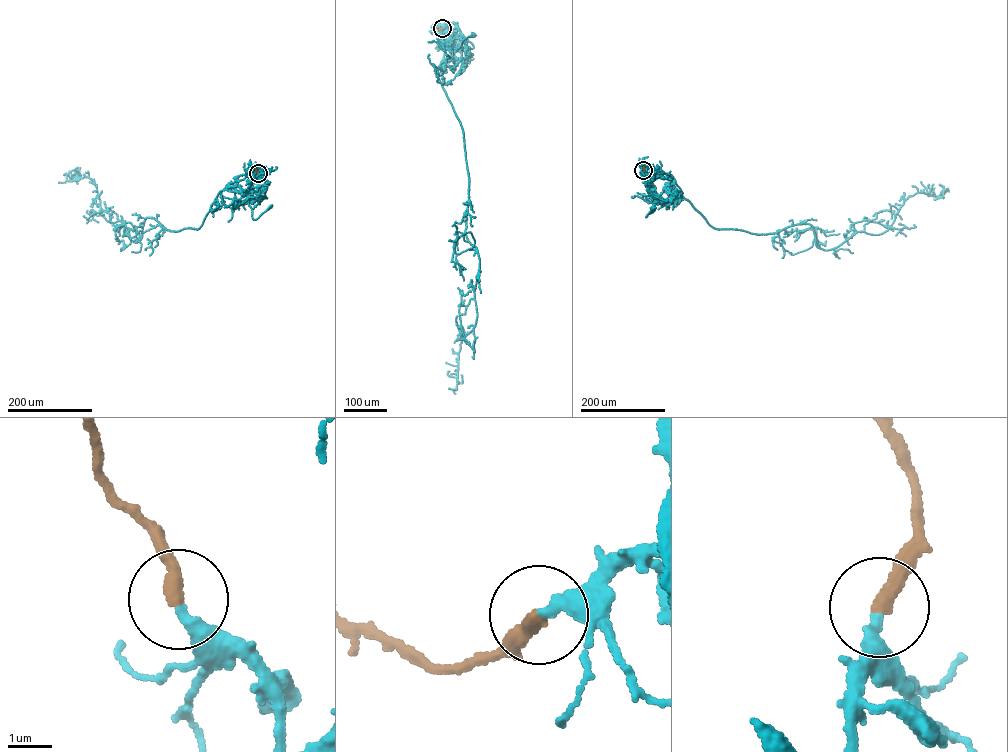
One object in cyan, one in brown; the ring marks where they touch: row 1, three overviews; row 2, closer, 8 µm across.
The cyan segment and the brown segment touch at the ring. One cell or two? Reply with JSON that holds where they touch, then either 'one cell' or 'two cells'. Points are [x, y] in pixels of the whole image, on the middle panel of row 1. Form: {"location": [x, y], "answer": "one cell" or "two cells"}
{"location": [442, 28], "answer": "one cell"}

